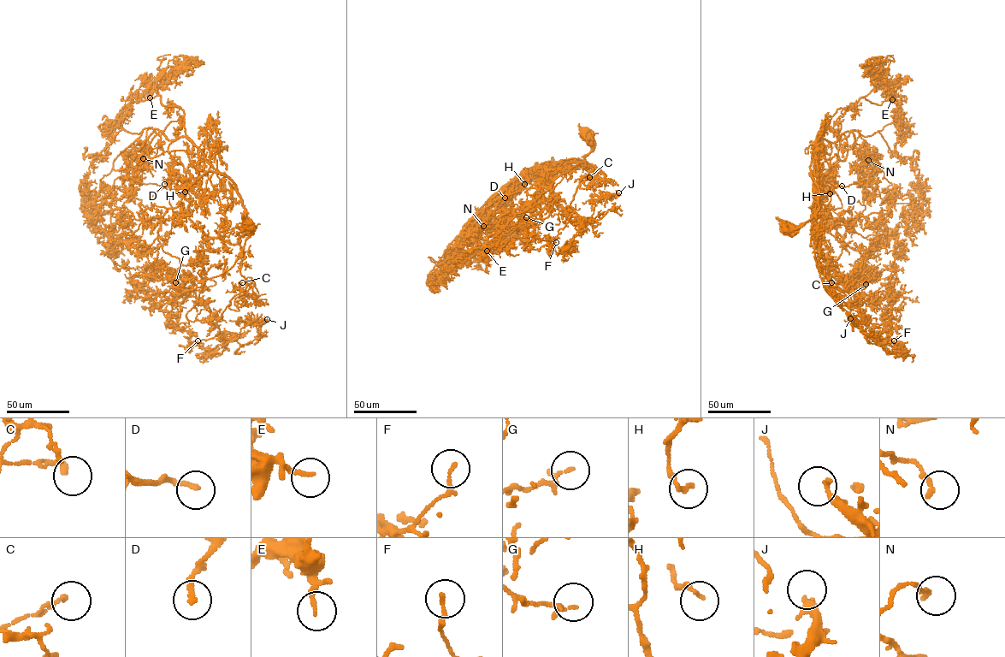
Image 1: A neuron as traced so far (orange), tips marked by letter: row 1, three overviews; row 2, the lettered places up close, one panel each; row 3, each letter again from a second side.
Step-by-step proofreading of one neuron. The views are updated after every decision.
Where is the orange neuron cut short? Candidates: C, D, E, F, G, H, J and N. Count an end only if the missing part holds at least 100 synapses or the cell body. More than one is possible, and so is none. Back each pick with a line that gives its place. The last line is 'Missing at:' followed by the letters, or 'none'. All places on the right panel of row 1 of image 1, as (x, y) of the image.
Missing at: none

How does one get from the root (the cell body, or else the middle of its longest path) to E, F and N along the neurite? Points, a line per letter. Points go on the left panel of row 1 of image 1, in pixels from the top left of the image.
E: (247, 228), (236, 186), (186, 134), (183, 110), (162, 103), (156, 87), (163, 78), (149, 86), (150, 97)
F: (247, 228), (251, 223), (245, 216), (240, 272), (246, 287), (216, 322), (219, 332), (201, 346), (198, 340)
N: (247, 228), (251, 223), (245, 218), (236, 186), (185, 137), (168, 140), (154, 129), (141, 144), (143, 158)

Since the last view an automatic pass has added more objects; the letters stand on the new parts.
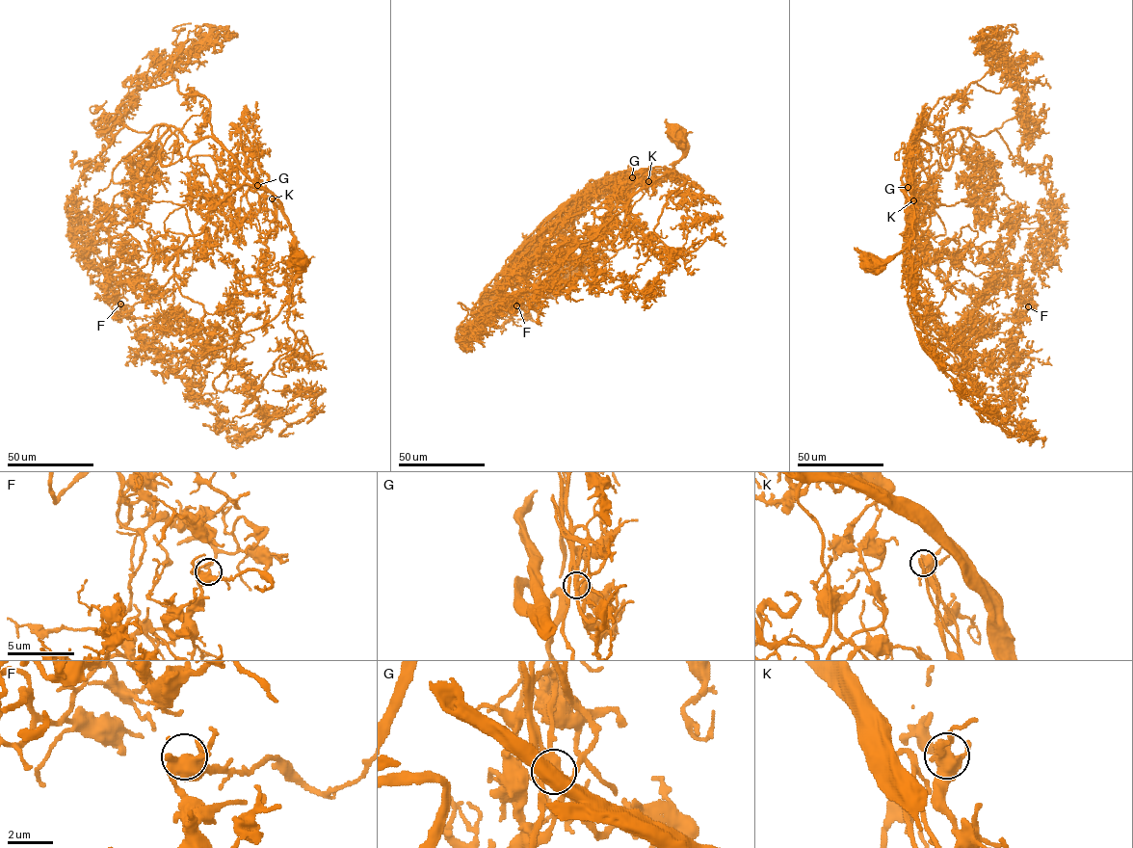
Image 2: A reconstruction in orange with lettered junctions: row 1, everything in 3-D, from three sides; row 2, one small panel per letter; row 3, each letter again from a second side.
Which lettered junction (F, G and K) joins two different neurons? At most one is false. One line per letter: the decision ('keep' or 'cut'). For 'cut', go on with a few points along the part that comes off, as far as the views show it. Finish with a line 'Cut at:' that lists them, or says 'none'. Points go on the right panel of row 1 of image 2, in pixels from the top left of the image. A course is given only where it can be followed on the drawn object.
F: keep
G: keep
K: keep
Cut at: none

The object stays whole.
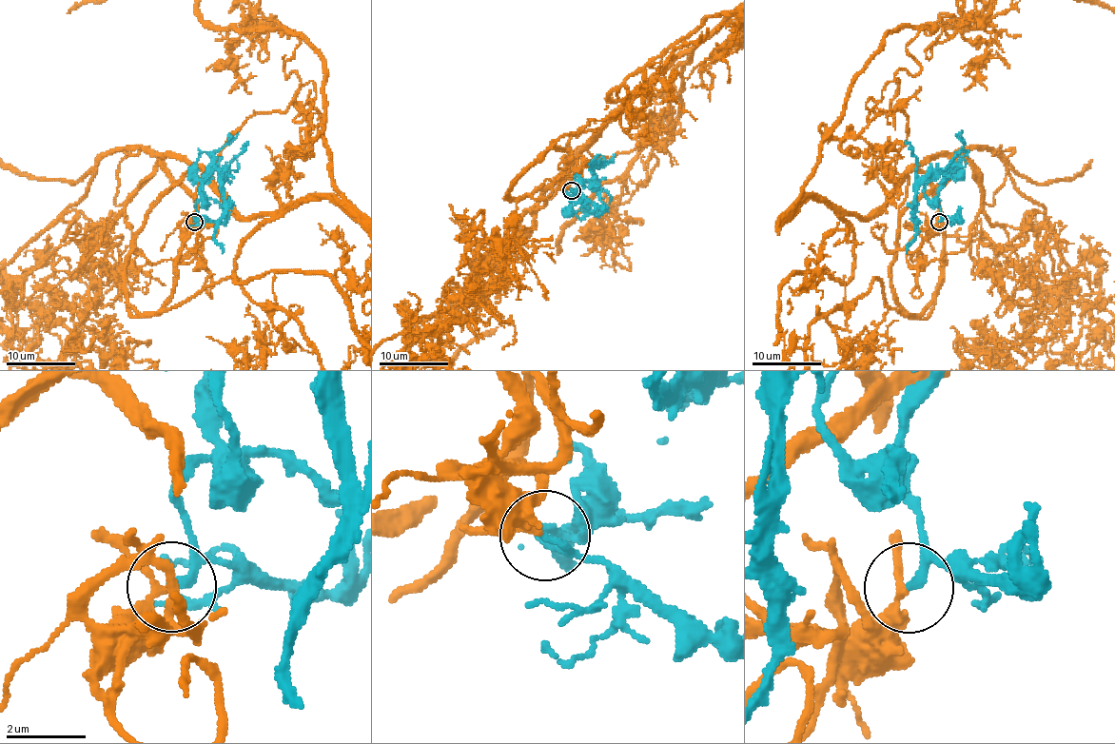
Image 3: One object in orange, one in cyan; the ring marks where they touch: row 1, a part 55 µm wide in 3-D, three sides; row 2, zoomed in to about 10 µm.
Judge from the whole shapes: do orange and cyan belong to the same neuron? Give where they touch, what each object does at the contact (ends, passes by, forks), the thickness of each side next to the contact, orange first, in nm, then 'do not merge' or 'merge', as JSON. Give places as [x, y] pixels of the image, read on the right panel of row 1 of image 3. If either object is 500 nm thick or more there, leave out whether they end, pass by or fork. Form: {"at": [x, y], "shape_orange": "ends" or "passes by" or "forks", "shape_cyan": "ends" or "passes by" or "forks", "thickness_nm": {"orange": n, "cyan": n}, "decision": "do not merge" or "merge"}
{"at": [939, 222], "shape_orange": "passes by", "shape_cyan": "ends", "thickness_nm": {"orange": 170, "cyan": 190}, "decision": "merge"}

